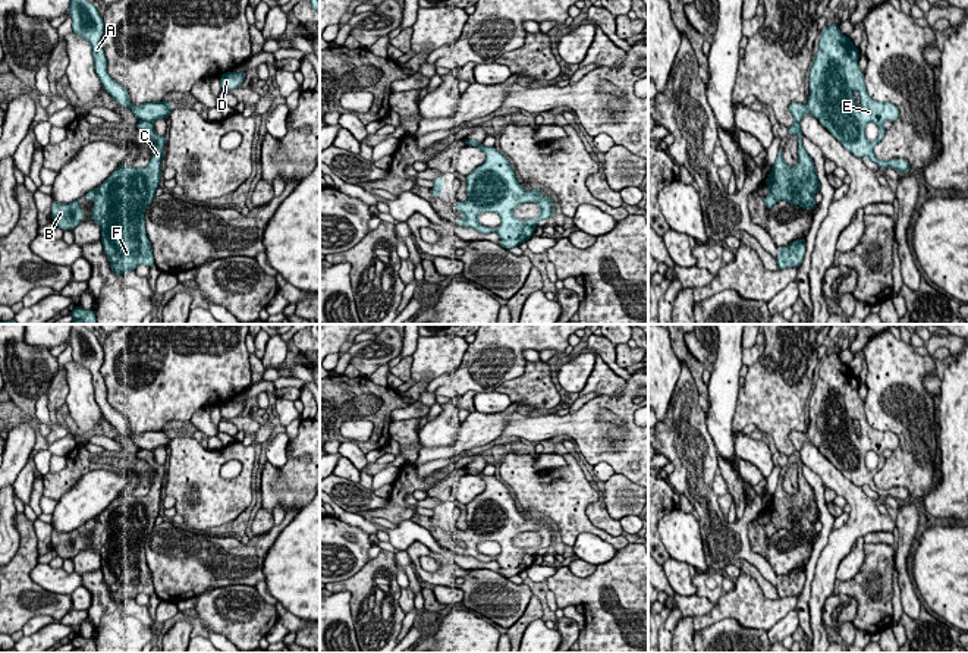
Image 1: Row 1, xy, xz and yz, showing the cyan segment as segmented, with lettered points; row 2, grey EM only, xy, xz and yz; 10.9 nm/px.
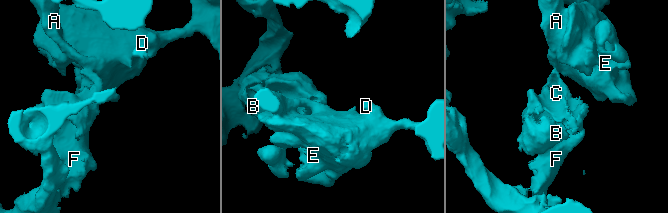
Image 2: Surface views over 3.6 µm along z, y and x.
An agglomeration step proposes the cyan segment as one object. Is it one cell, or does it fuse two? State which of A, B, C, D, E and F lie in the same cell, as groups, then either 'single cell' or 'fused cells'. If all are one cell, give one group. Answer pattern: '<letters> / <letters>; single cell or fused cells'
A D E / B C F; fused cells

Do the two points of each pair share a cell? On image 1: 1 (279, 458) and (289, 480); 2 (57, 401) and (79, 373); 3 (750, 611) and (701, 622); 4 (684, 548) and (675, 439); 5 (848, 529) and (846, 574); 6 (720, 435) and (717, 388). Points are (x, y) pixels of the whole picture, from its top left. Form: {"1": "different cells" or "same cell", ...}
{"1": "different cells", "2": "different cells", "3": "same cell", "4": "different cells", "5": "different cells", "6": "same cell"}

